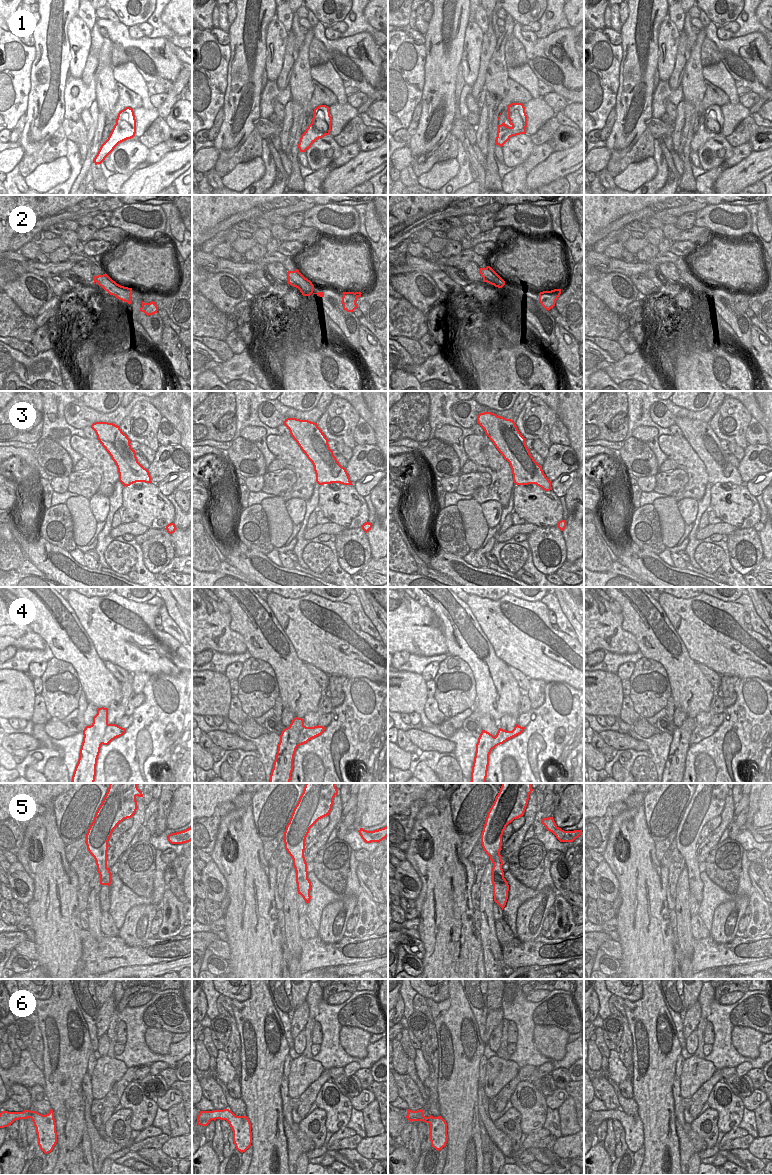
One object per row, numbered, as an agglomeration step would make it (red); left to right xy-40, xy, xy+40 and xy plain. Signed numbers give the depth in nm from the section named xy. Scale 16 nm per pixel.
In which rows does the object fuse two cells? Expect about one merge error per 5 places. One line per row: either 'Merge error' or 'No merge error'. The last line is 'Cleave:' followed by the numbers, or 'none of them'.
1: No merge error
2: Merge error
3: No merge error
4: Merge error
5: No merge error
6: No merge error
Cleave: 2, 4

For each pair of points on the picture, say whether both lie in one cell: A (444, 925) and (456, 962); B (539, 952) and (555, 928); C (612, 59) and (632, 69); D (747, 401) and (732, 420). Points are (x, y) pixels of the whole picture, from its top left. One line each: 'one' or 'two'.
A: one
B: two
C: two
D: two

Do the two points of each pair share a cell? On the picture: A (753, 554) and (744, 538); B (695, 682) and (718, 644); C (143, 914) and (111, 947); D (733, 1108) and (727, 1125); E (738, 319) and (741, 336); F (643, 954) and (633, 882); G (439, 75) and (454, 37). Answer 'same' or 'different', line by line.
A: same
B: different
C: different
D: same
E: same
F: same
G: same

